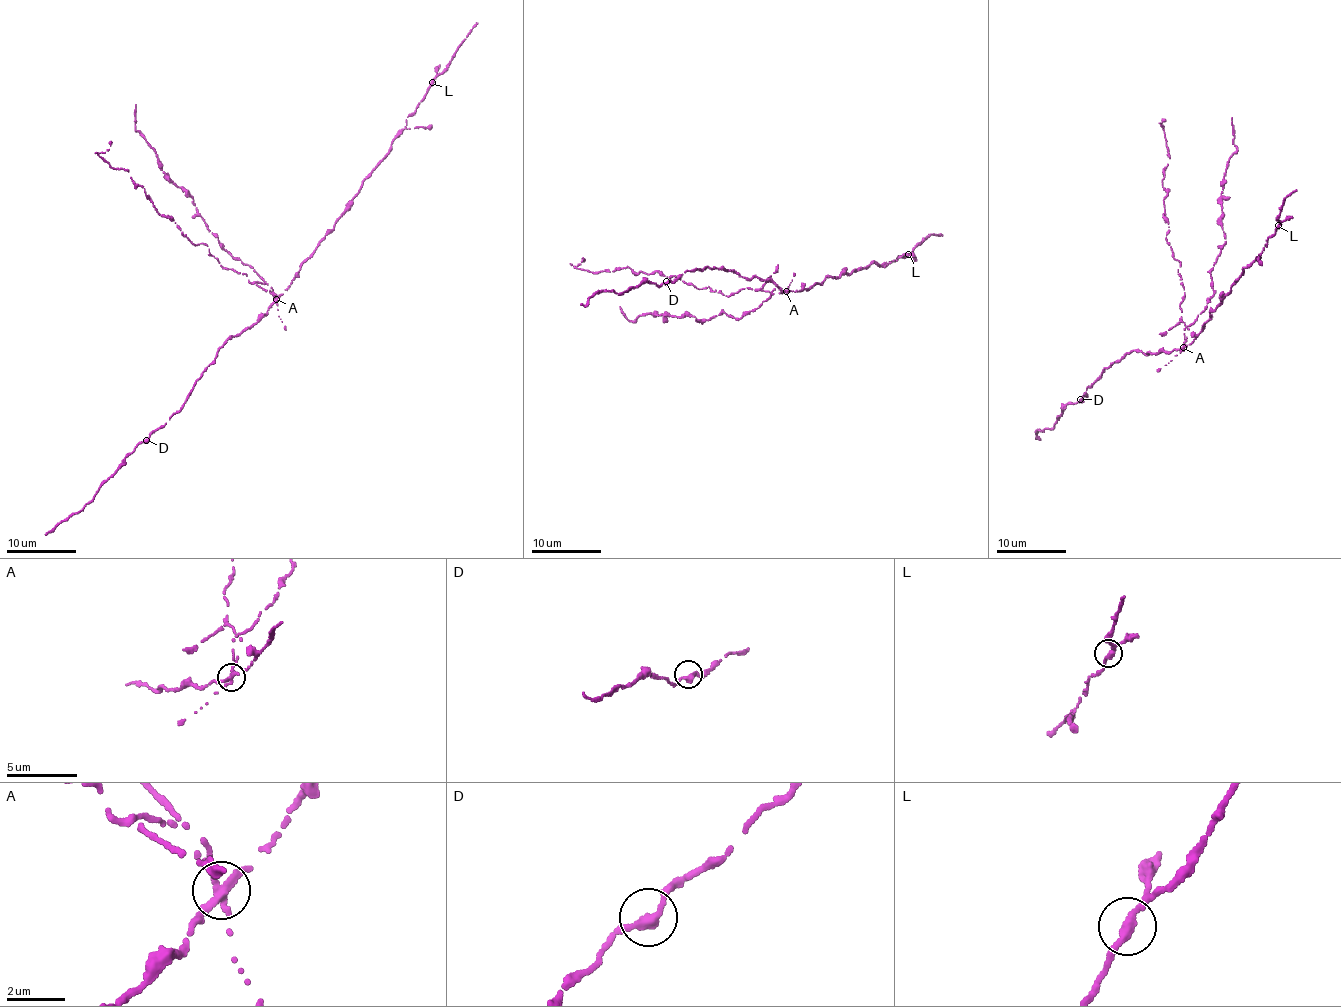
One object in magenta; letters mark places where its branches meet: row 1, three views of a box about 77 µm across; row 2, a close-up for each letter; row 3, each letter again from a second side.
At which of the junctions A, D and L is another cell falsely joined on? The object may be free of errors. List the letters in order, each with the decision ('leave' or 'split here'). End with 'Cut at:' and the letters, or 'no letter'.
A: split here
D: leave
L: leave
Cut at: A

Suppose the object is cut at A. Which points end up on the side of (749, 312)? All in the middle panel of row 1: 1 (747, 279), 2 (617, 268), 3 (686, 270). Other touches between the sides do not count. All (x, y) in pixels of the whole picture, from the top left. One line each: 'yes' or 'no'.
1: no
2: yes
3: no

